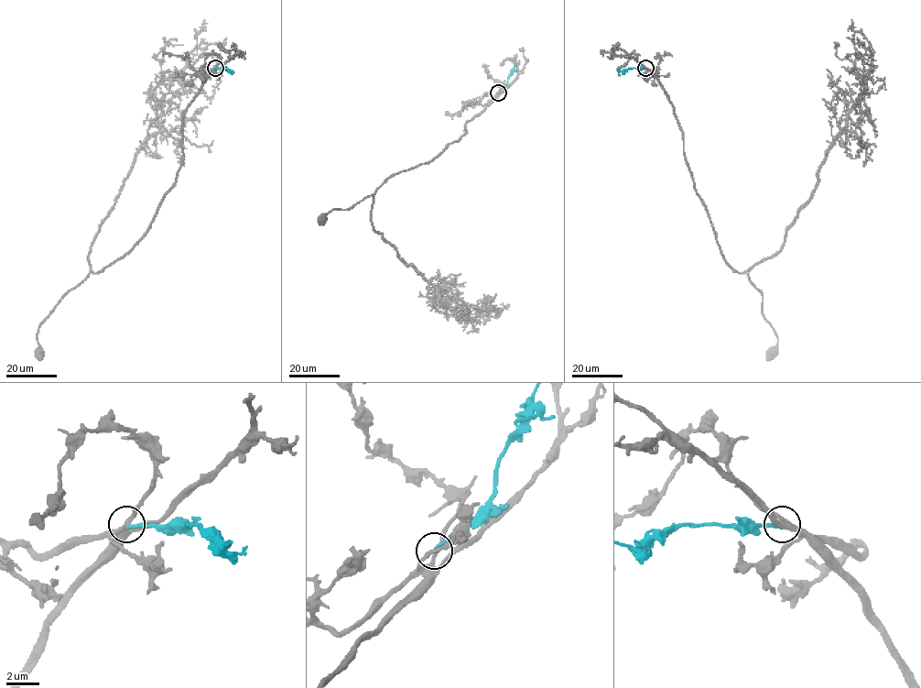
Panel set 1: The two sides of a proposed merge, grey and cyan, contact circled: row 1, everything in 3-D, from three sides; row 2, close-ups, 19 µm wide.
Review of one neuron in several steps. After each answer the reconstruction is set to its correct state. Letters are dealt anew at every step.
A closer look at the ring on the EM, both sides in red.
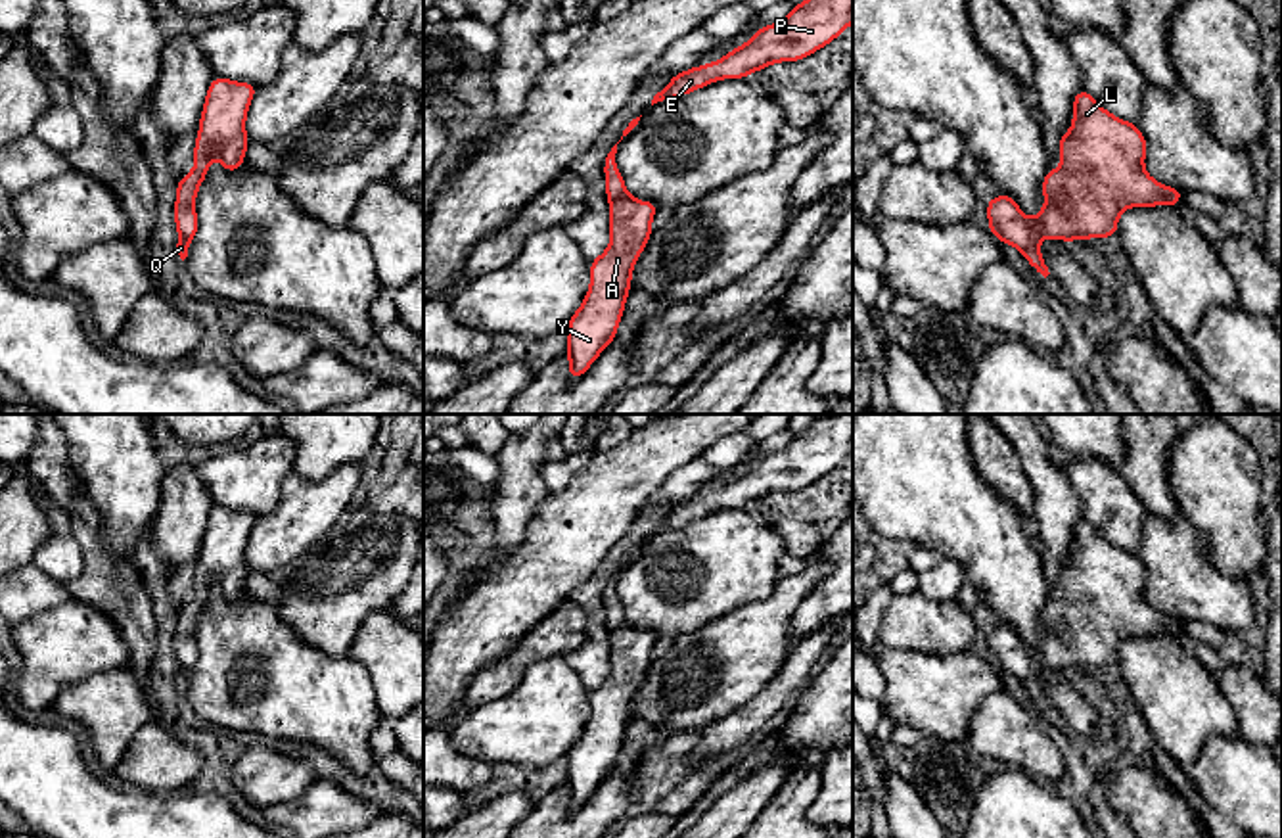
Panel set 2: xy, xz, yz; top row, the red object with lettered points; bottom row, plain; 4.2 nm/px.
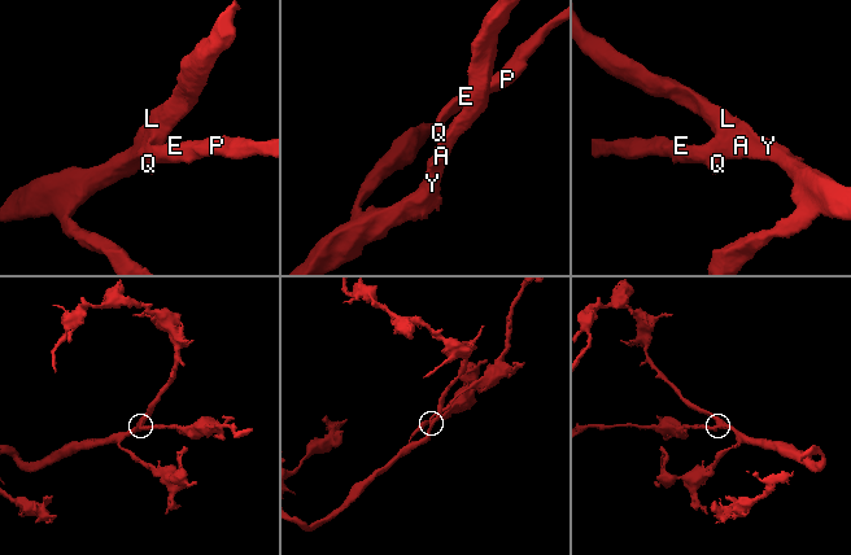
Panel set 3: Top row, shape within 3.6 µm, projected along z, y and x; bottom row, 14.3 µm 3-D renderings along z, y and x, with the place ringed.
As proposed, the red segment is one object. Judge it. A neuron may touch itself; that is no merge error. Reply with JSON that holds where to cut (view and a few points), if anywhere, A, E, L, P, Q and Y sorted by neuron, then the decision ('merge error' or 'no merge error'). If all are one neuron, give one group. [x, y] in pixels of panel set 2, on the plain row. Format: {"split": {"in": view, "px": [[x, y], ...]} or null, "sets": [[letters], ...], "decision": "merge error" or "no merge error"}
{"split": null, "sets": [["A", "E", "L", "P", "Q", "Y"]], "decision": "no merge error"}

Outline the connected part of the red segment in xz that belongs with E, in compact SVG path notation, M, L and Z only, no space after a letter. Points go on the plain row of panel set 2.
M824 414L774 454L761 456L722 489L676 502L652 535L676 529L721 508L747 508L780 491L799 491L830 474L853 453L853 414Z

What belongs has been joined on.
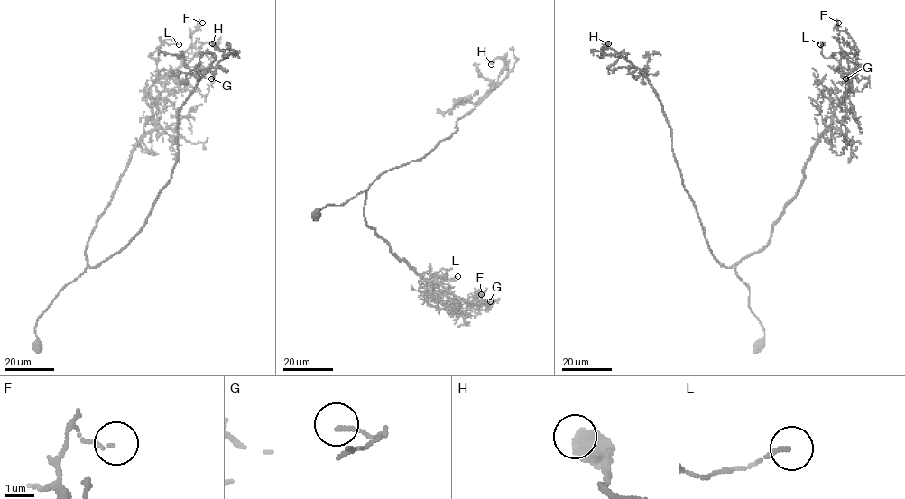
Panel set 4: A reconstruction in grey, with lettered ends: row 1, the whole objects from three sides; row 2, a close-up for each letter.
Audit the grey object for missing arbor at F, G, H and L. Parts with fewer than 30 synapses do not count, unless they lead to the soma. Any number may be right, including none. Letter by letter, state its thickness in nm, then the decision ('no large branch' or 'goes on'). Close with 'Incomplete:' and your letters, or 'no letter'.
F: calibre 80 nm; no large branch
G: calibre 130 nm; no large branch
H: calibre 550 nm; no large branch
L: calibre 150 nm; no large branch
Incomplete: no letter

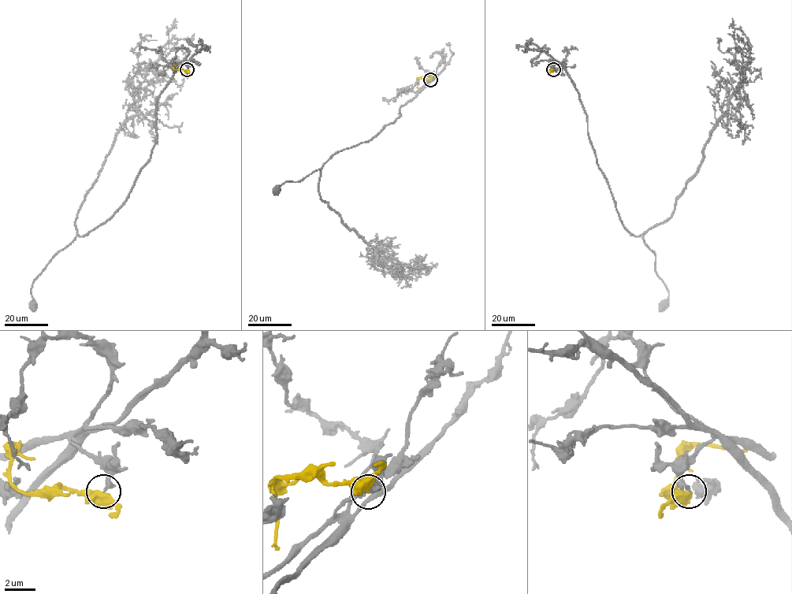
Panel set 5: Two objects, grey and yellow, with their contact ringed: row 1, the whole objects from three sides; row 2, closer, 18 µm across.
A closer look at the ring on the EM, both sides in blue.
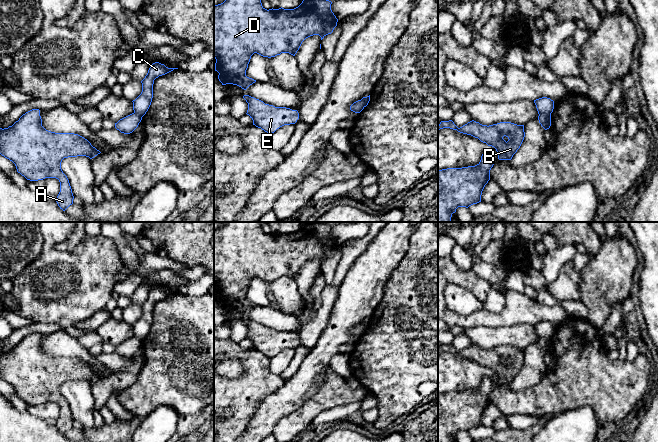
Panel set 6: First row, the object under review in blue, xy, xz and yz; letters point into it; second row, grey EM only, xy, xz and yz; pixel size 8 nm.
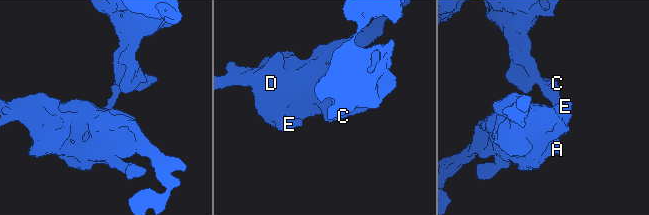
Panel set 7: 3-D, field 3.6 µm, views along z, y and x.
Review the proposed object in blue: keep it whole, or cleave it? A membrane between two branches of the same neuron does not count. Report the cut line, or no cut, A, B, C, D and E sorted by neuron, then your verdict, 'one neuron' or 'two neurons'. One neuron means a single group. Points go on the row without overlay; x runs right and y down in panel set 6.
cut in yz along (550, 337), (539, 339); A B D E / C; two neurons

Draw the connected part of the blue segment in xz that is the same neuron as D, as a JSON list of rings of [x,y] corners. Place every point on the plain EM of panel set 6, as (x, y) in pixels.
[[[226,222],[226,224],[223,227],[214,229],[214,282],[216,283],[215,295],[219,297],[218,299],[219,305],[222,307],[222,309],[233,308],[246,314],[250,309],[256,306],[256,304],[246,300],[246,294],[248,292],[248,288],[250,286],[251,280],[254,277],[257,277],[263,281],[268,281],[268,282],[275,281],[277,279],[280,279],[281,277],[289,277],[295,280],[302,266],[306,262],[313,259],[319,259],[322,264],[326,259],[331,258],[334,252],[337,250],[337,246],[338,246],[338,243],[331,234],[331,228],[332,226],[326,224],[325,222],[304,222],[302,227],[294,233],[284,233],[281,231],[279,233],[272,232],[267,234],[262,230],[260,222]]]

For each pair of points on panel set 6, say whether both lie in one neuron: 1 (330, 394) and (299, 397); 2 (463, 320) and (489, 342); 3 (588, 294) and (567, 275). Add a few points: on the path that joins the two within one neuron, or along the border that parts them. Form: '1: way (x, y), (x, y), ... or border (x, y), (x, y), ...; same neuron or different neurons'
1: border (324, 376), (319, 389), (293, 411); different neurons
2: border (494, 327), (467, 327), (465, 329); different neurons
3: border (581, 271), (579, 300); different neurons

